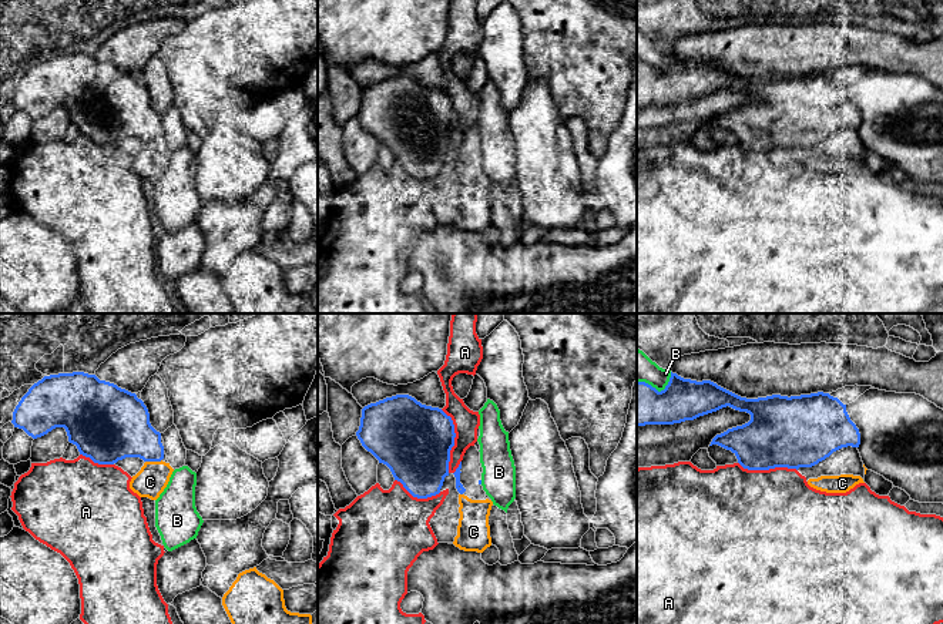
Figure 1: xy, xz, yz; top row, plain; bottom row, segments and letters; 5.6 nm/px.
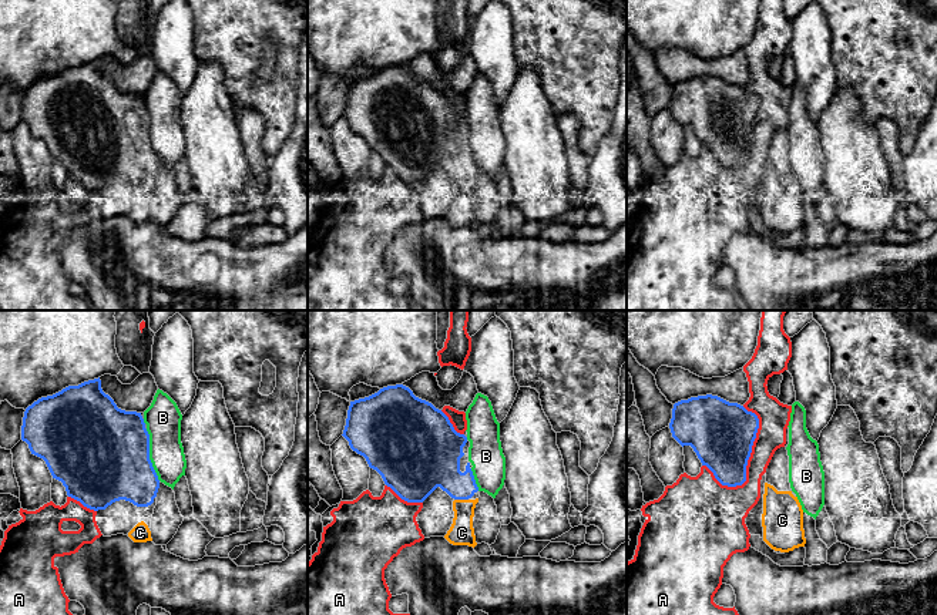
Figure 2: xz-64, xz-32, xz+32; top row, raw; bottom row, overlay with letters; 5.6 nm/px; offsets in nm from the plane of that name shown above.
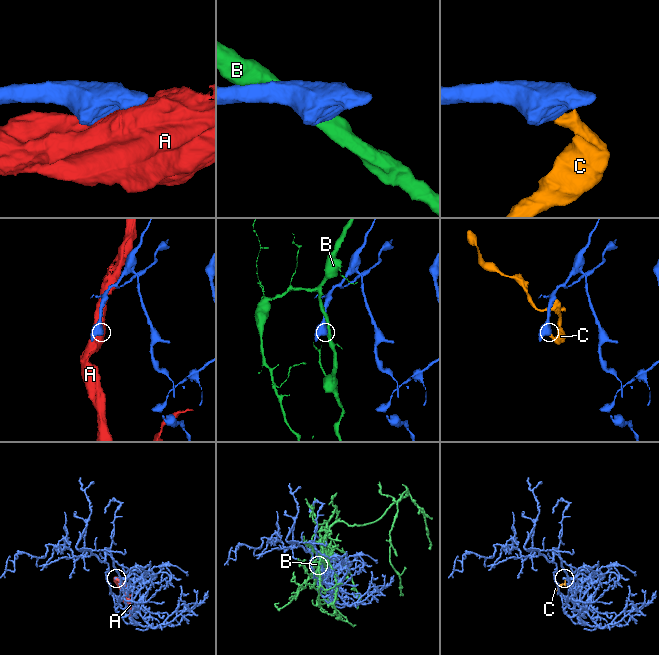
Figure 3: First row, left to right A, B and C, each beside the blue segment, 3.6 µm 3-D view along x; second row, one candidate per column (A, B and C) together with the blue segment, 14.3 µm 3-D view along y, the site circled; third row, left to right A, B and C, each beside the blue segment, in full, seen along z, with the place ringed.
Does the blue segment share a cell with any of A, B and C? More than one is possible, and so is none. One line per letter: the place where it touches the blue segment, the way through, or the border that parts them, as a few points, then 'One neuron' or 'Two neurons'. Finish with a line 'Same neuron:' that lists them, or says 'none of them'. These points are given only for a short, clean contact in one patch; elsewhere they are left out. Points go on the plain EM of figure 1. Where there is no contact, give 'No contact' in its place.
A: Touches blue at xz (453, 121). Two neurons
B: Touches blue at yz (657, 71). Two neurons
C: Touches blue at xy (153, 141). One neuron
Same neuron: C

